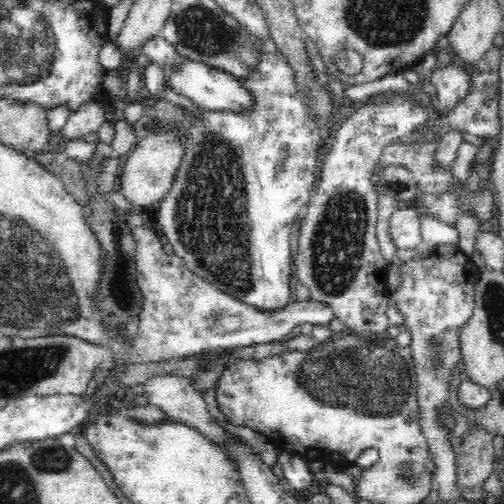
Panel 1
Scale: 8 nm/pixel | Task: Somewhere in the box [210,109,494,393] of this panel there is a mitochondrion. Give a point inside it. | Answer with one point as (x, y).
(336, 246)

